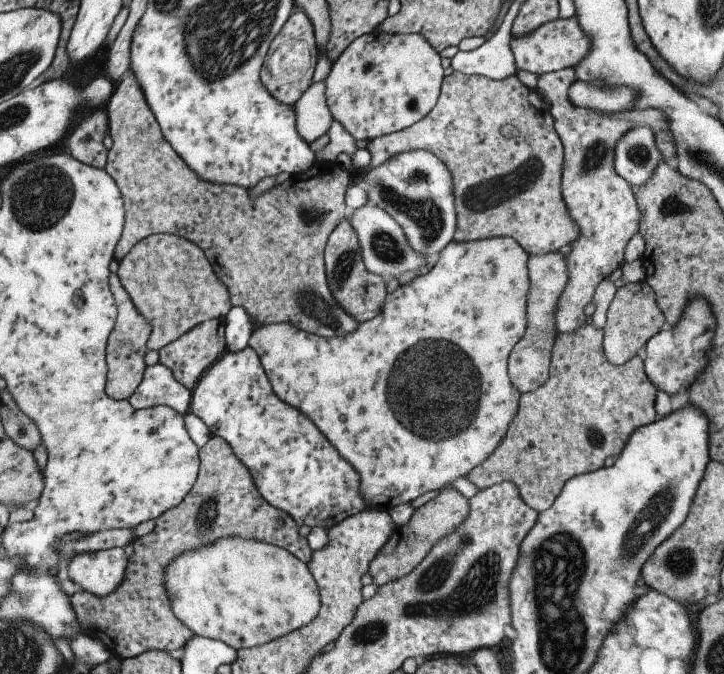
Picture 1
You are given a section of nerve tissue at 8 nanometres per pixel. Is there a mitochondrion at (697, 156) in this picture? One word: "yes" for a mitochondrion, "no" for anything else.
yes

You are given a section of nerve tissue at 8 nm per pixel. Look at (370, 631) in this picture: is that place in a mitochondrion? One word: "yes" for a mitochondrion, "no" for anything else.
yes

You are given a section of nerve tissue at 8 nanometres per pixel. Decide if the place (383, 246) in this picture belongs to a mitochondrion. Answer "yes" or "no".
yes

